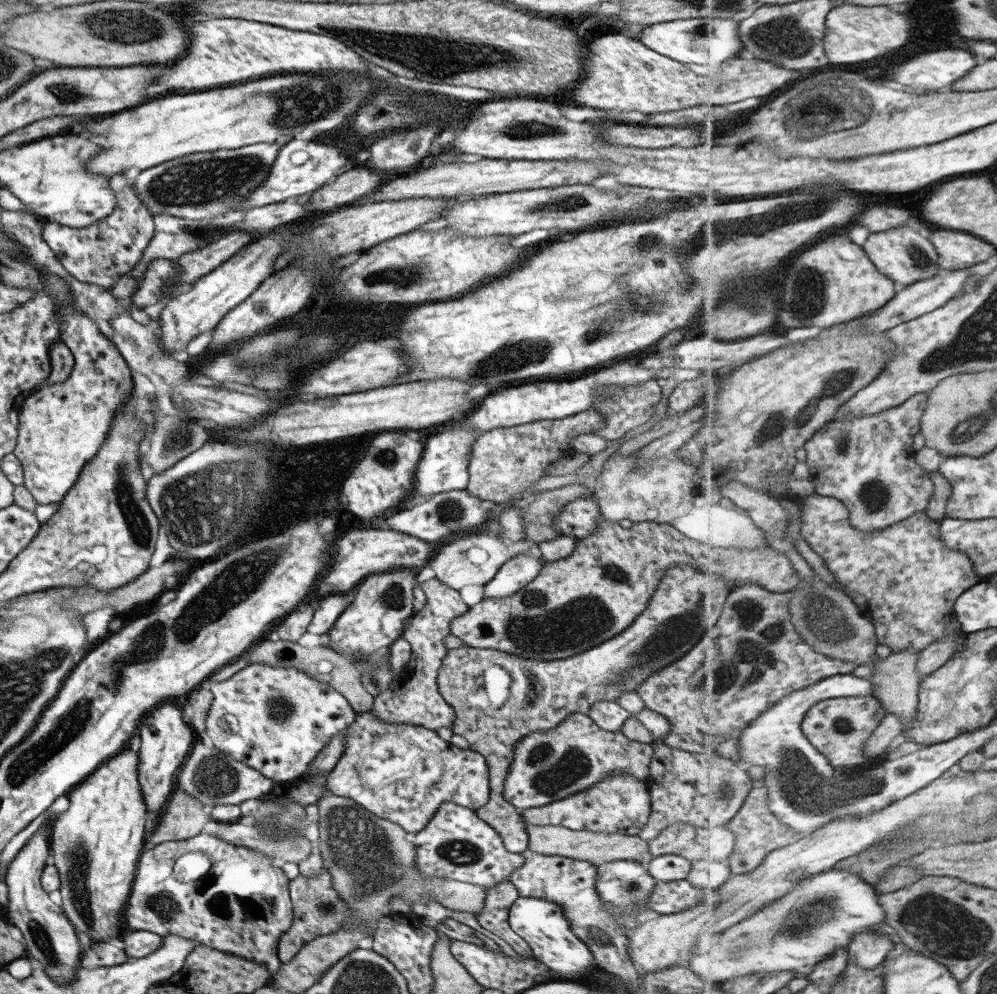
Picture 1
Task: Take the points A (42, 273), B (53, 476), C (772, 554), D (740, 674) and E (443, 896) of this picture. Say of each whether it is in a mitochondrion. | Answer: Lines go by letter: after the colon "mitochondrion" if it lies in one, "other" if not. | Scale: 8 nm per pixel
A: other
B: other
C: other
D: mitochondrion
E: other

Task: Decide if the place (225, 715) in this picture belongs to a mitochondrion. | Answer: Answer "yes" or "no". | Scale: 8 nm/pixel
no

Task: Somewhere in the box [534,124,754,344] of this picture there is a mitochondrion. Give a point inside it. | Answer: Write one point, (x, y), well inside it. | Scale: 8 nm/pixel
(622, 318)

